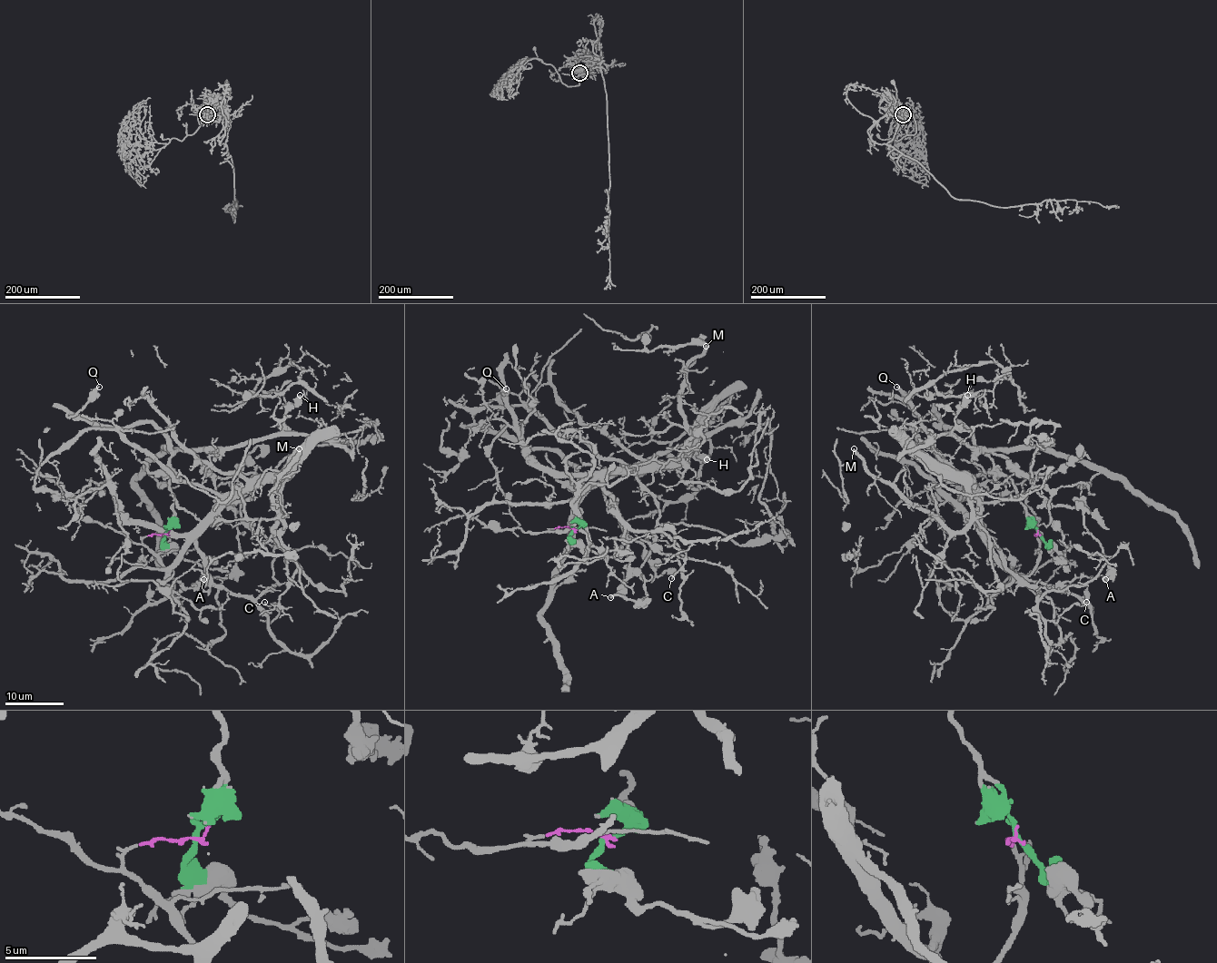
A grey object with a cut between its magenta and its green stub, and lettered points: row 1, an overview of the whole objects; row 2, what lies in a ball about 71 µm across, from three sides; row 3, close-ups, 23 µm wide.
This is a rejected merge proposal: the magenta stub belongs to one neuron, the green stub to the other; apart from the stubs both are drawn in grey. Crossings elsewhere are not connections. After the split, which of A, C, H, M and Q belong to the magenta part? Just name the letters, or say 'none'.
C, M

